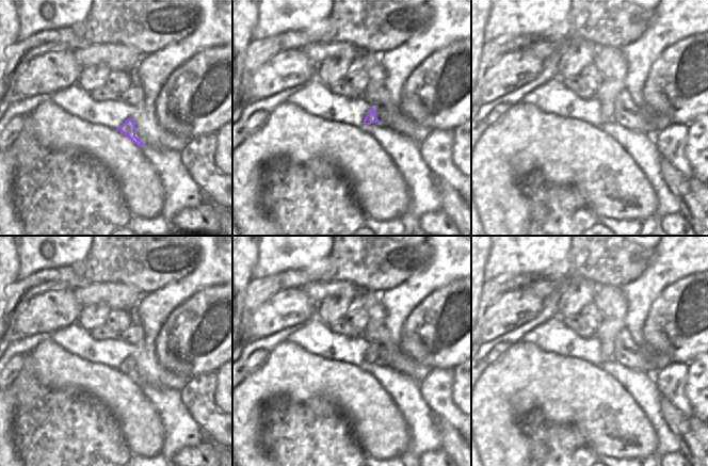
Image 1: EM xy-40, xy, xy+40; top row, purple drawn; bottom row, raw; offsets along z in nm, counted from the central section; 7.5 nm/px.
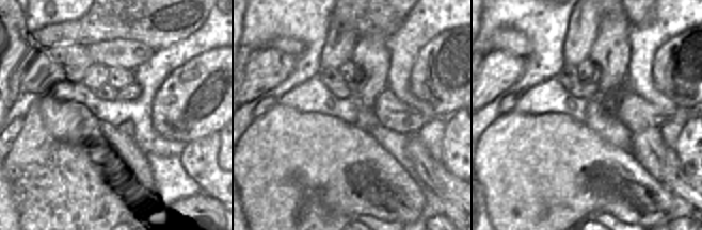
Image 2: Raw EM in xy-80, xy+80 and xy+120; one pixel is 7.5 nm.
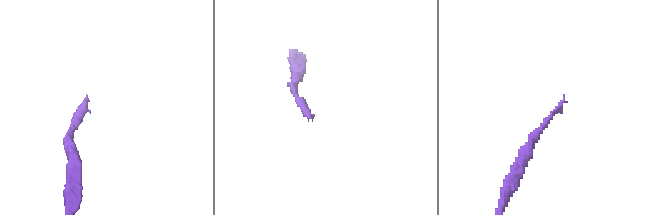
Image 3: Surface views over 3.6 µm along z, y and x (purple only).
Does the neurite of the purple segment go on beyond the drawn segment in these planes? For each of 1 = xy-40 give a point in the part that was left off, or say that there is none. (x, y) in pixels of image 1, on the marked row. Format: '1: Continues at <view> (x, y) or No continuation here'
1: No continuation here.

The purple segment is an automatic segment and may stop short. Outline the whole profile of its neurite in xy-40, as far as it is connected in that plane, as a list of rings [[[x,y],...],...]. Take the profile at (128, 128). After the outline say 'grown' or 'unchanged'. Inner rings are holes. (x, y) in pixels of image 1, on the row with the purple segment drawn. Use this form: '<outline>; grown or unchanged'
[[[132,118],[125,120],[117,129],[120,133],[126,135],[131,142],[142,147],[142,141],[135,136],[135,124]]]; unchanged

